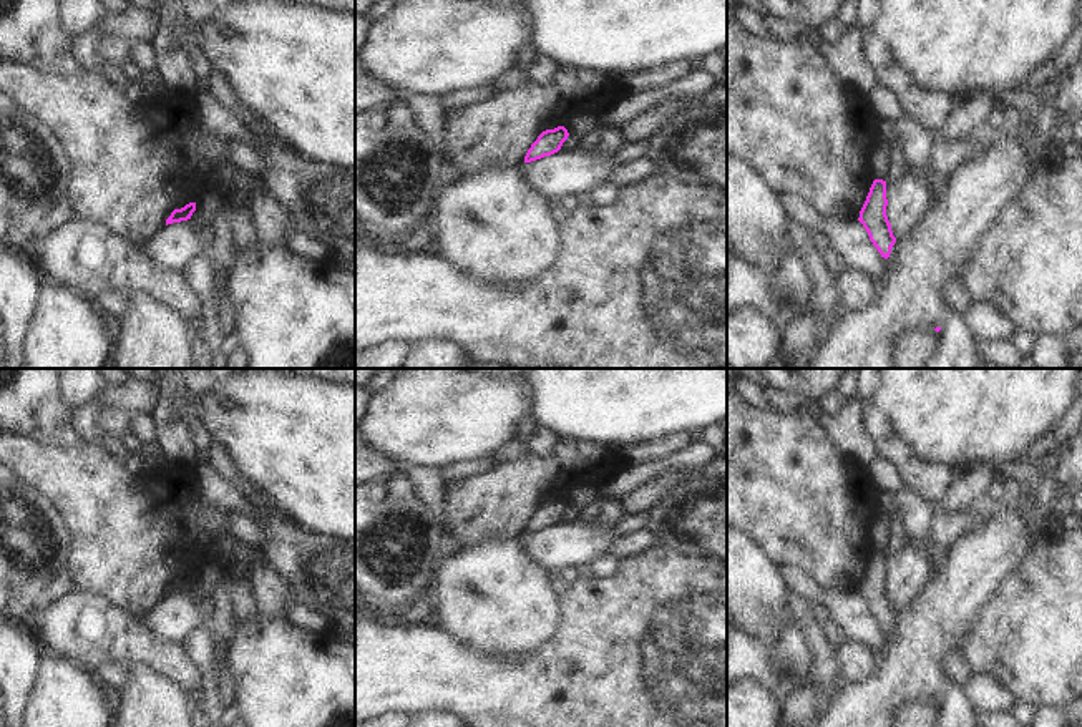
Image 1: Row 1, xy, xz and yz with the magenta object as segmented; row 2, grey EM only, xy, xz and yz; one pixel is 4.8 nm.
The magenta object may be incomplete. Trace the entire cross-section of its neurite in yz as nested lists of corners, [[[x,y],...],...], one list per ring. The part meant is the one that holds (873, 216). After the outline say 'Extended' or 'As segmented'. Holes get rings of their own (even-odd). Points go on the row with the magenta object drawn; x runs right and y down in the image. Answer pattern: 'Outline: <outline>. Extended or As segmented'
Outline: [[[875,179],[860,211],[858,221],[863,224],[870,236],[870,241],[885,259],[889,257],[891,247],[896,242],[886,216],[886,206],[886,181]]]. As segmented

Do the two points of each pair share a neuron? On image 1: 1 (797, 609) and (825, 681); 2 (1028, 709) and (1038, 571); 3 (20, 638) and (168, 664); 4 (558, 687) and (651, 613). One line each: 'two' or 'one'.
1: one
2: two
3: two
4: one

